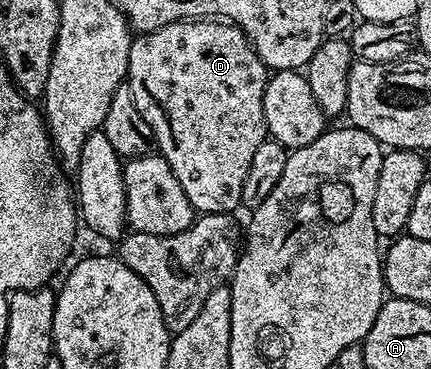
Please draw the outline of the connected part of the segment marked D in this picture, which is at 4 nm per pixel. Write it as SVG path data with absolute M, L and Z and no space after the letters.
M200 19L197 21L178 21L169 23L152 33L138 34L129 47L129 67L127 68L126 85L133 91L133 103L137 103L137 111L141 111L141 119L149 123L155 136L154 144L158 152L167 160L169 167L173 167L173 175L177 175L177 183L189 195L189 203L200 214L204 213L230 213L236 212L241 205L241 187L245 187L245 174L249 172L249 163L253 163L253 155L263 141L268 140L269 134L265 123L263 110L263 96L267 86L269 70L262 59L251 48L249 39L231 22L222 19Z

